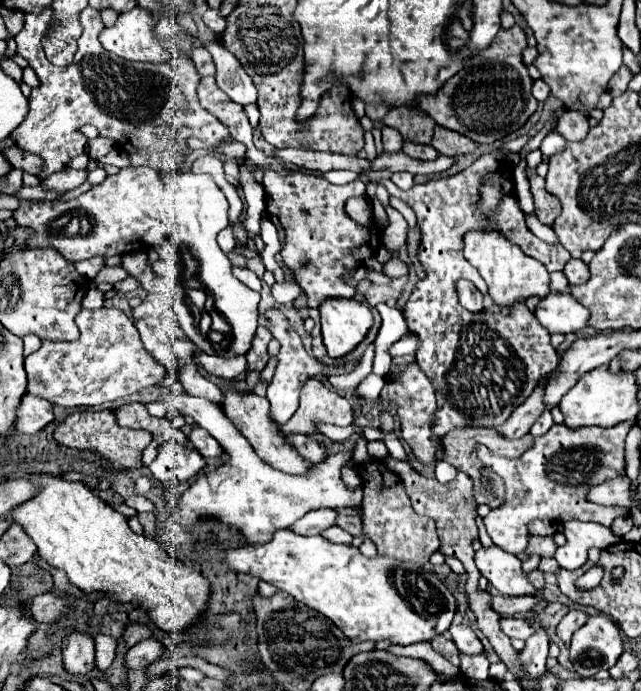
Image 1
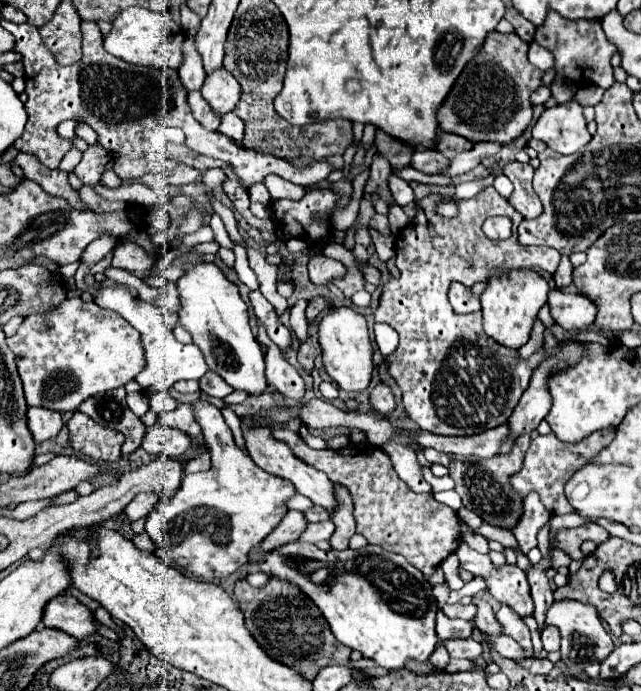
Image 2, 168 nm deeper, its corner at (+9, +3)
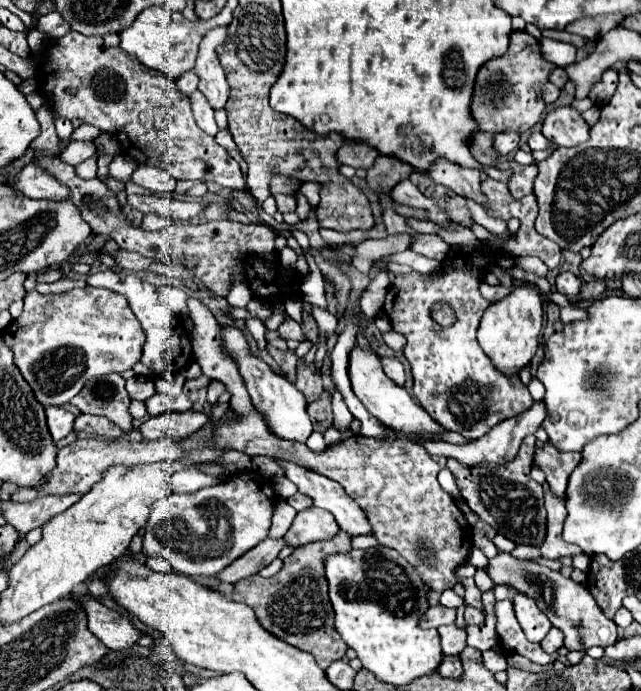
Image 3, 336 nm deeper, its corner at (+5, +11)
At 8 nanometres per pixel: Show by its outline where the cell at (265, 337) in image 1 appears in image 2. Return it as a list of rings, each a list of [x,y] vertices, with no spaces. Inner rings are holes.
[[[211,370],[207,371],[205,376],[199,380],[199,384],[207,396],[215,396],[215,398],[225,398],[227,394],[233,392],[233,388]]]

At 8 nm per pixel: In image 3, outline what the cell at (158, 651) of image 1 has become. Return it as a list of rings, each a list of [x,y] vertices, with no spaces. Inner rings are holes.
[[[101,577],[94,578],[87,585],[89,593],[93,595],[96,599],[104,597],[107,593],[107,586]]]

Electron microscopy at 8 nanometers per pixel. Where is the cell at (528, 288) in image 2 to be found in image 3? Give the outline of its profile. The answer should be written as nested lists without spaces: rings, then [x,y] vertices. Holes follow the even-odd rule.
[[[523,282],[521,286],[513,286],[509,296],[493,302],[485,310],[477,340],[483,352],[493,360],[495,368],[505,374],[511,374],[511,372],[519,372],[535,356],[535,350],[539,346],[541,328],[543,328],[541,292],[535,284]]]

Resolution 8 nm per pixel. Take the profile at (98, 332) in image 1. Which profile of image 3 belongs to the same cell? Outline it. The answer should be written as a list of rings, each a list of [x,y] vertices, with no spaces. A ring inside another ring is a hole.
[[[73,288],[63,294],[39,294],[37,290],[31,290],[25,296],[23,314],[13,320],[1,336],[5,338],[5,344],[13,348],[15,352],[15,364],[21,370],[23,378],[29,382],[29,386],[35,392],[35,398],[43,406],[63,406],[73,396],[79,394],[83,384],[91,378],[105,376],[105,374],[123,374],[125,370],[131,370],[139,360],[143,352],[145,334],[131,312],[125,298],[117,296],[115,292],[109,292],[105,288]]]

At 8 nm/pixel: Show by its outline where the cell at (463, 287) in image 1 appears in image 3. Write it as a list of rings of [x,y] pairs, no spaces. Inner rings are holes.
[[[481,281],[481,288],[479,290],[481,290],[481,296],[485,300],[489,300],[489,302],[499,300],[499,298],[503,298],[503,296],[509,294],[509,288],[505,288],[505,286],[491,286],[491,284],[487,284],[484,281]]]

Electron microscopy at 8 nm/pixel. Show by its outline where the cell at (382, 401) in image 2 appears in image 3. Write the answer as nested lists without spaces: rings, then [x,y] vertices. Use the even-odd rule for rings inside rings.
[[[381,358],[381,362],[383,362],[383,372],[385,372],[397,386],[403,386],[403,384],[405,384],[403,364],[401,364],[397,358]]]

